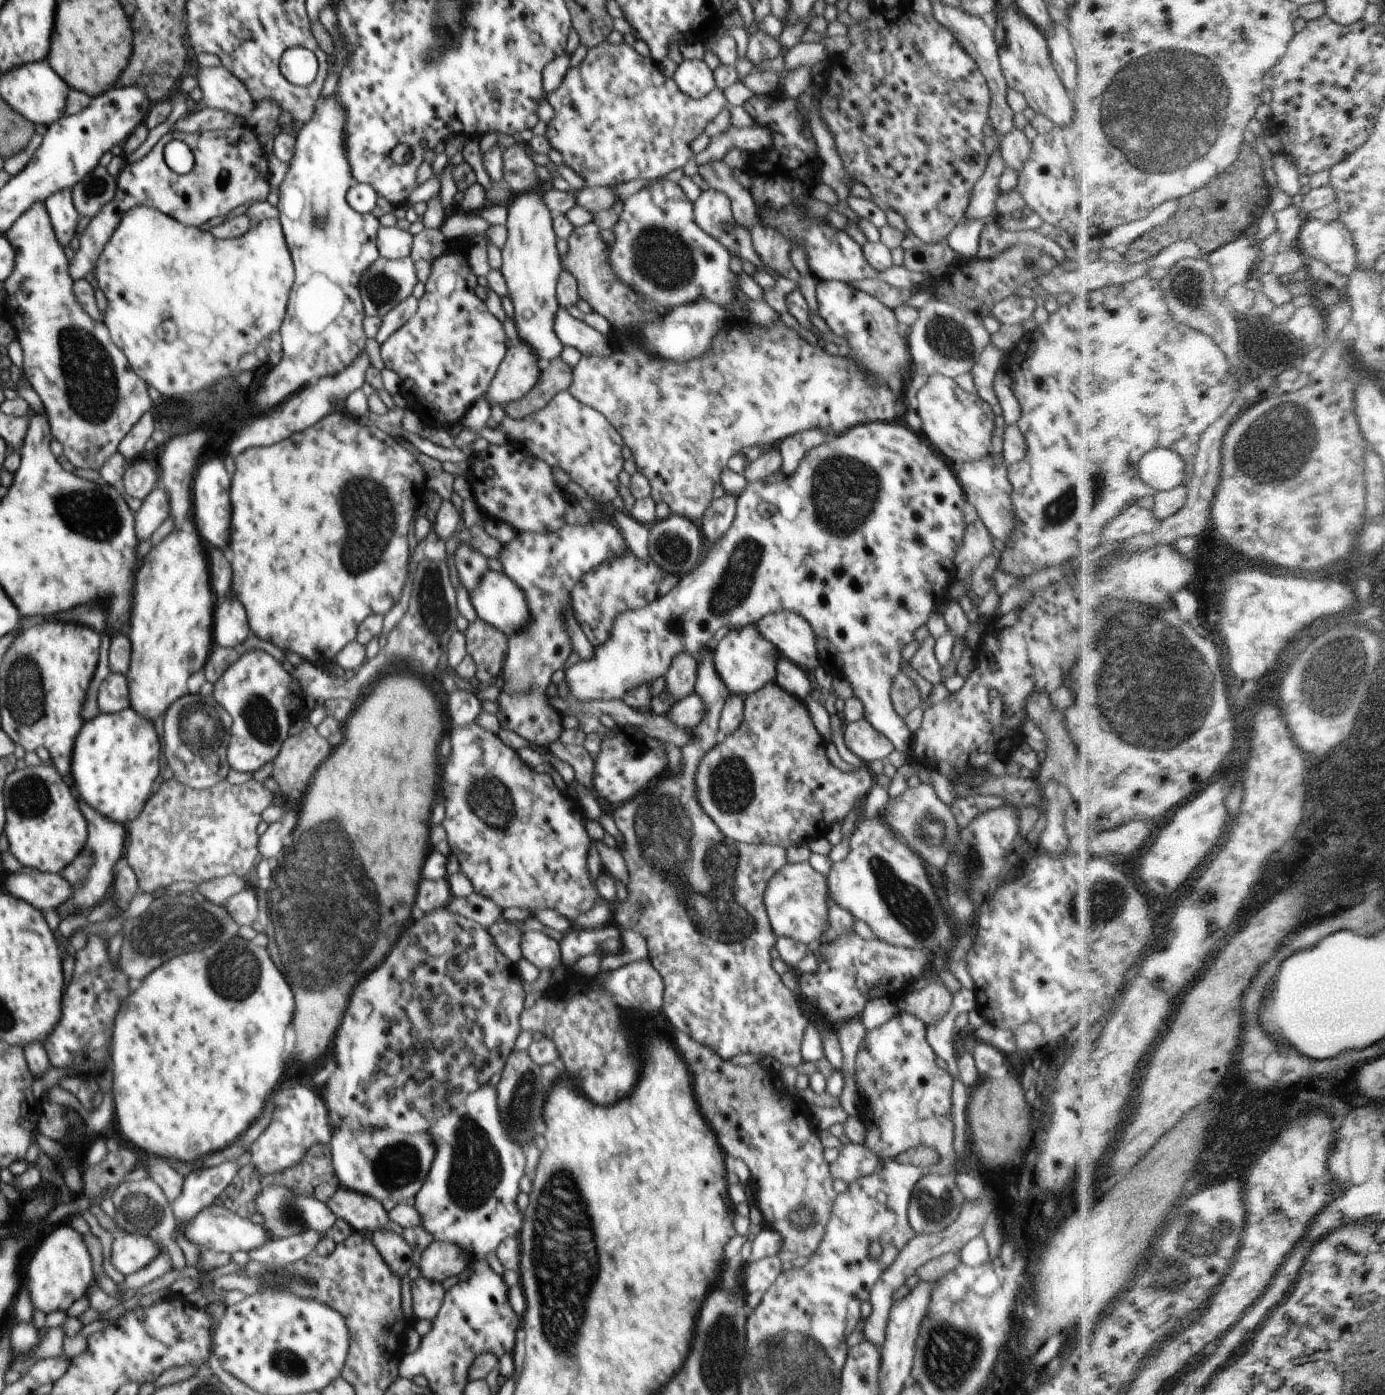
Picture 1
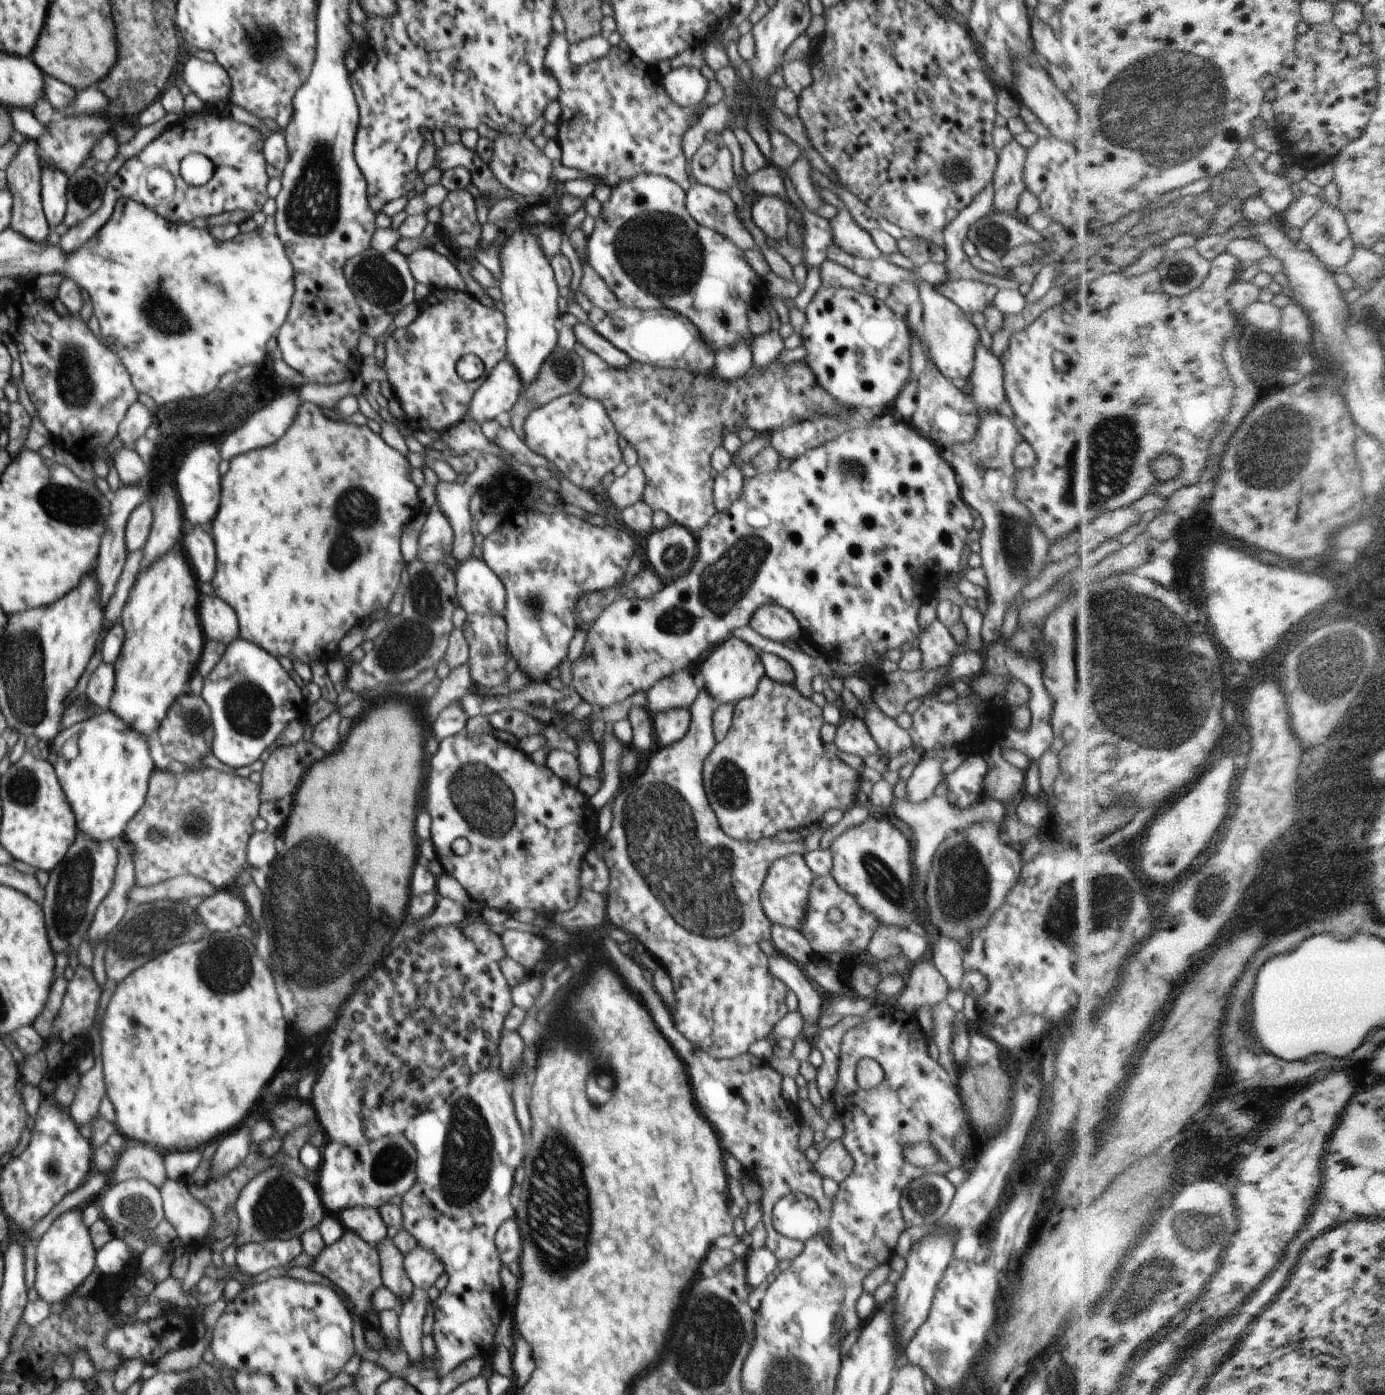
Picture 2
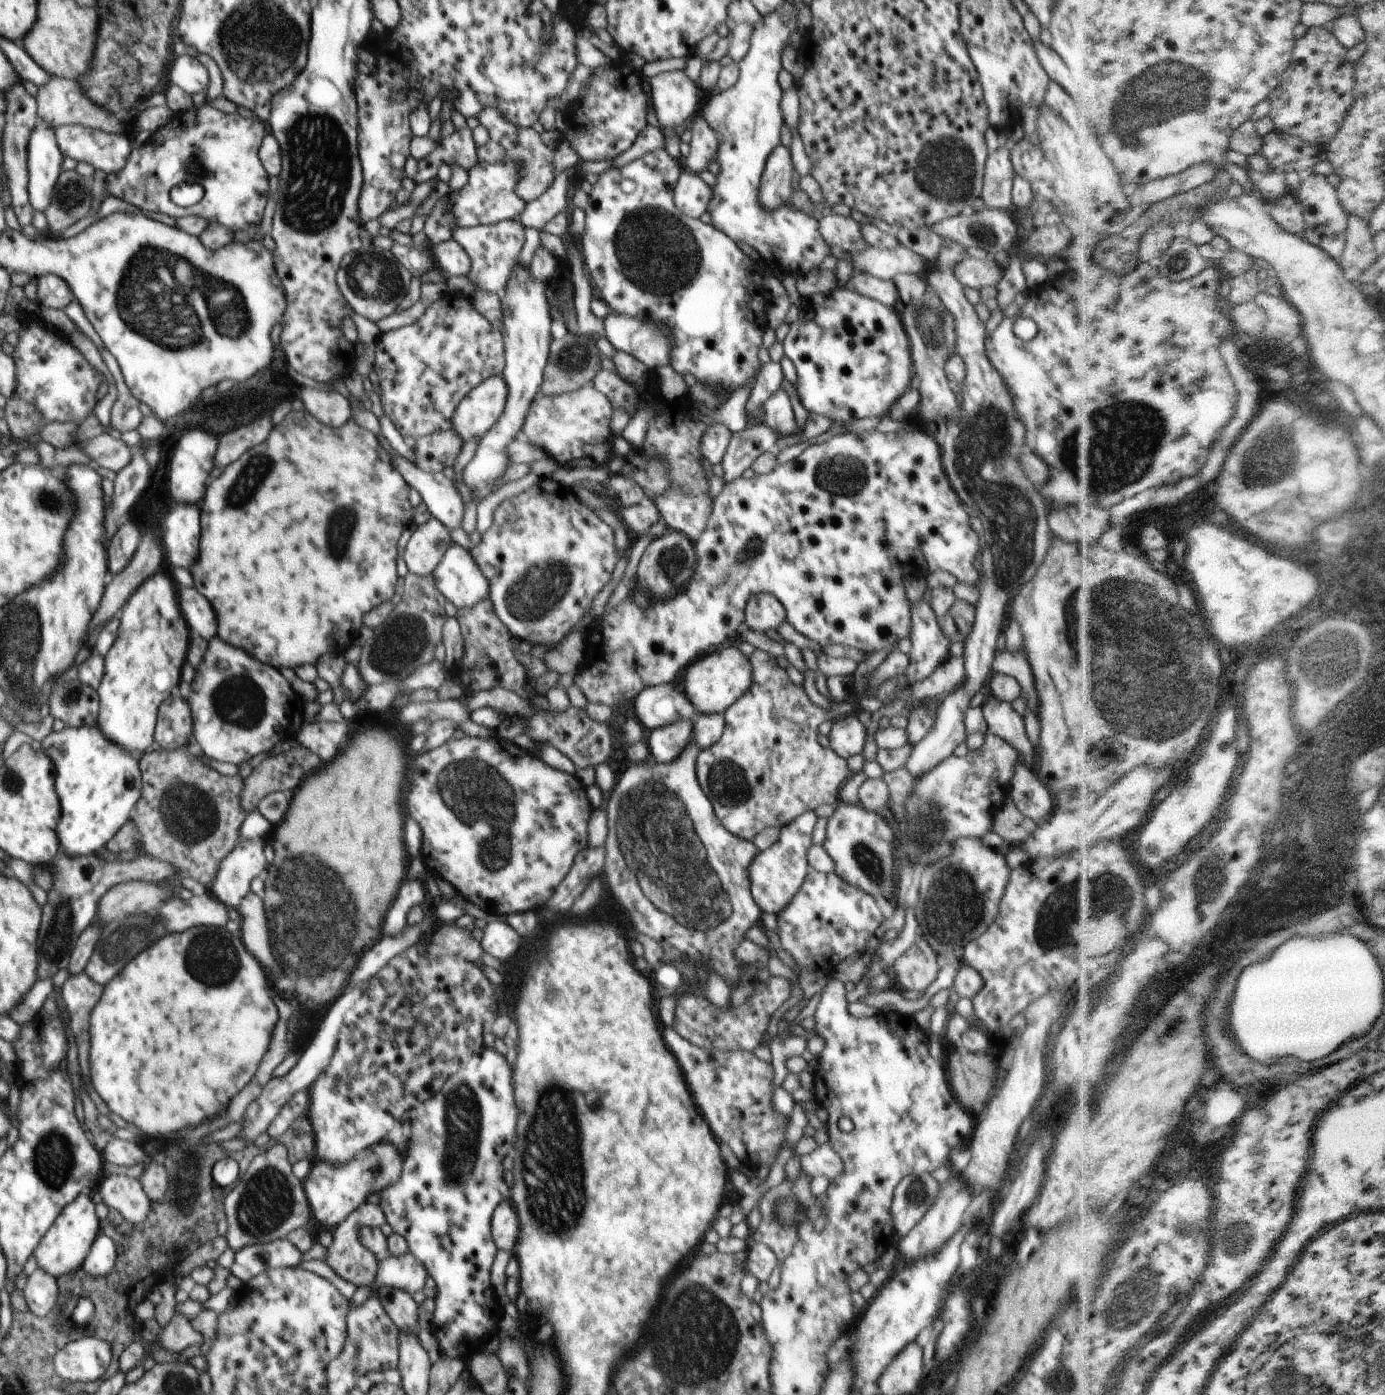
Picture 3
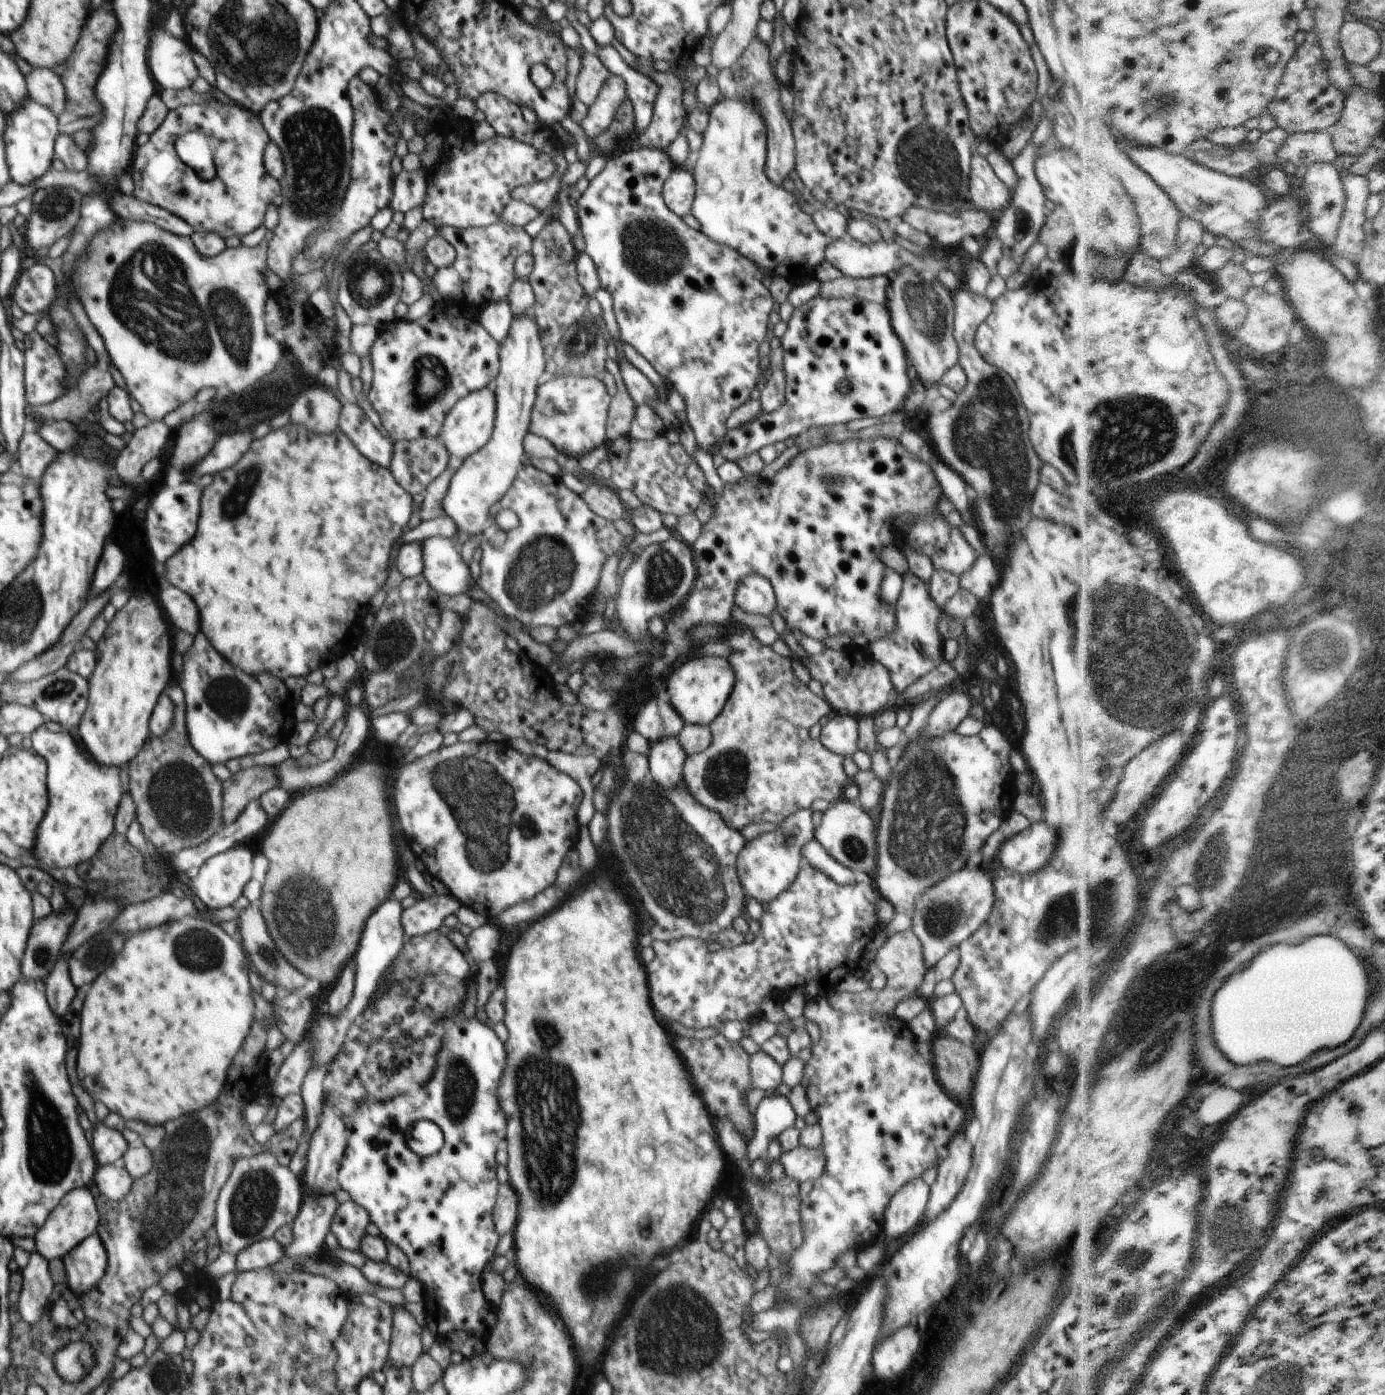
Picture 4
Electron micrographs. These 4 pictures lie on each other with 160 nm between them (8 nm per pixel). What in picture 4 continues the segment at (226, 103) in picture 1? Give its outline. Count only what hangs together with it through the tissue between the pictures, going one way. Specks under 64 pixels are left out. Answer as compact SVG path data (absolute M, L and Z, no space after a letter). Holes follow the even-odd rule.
M162 20L152 22L149 50L150 73L164 89L191 88L199 72L194 65L192 48L185 39L174 38Z

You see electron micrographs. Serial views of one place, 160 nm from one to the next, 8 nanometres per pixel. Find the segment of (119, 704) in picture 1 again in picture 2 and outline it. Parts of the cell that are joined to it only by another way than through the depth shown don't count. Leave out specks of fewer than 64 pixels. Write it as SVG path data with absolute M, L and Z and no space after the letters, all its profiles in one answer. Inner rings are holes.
M102 662L94 671L87 686L87 698L99 711L107 711L109 702L114 694L115 668L114 665Z

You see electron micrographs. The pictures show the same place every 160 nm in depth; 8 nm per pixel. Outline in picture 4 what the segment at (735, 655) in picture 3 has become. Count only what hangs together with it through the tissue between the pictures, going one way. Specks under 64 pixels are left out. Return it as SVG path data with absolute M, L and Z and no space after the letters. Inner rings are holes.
M692 656L667 678L665 686L670 702L685 724L709 726L720 715L735 688L734 670L730 662L720 656Z

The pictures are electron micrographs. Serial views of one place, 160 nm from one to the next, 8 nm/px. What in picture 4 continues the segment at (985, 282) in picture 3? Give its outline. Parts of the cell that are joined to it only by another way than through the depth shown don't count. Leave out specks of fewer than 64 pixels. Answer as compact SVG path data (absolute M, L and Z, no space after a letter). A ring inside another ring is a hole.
M846 233L842 238L831 241L825 250L825 260L830 262L834 268L838 268L844 276L852 278L873 277L880 275L889 275L901 271L904 267L908 266L915 270L916 274L919 274L924 269L928 268L928 264L932 264L932 272L939 273L942 269L952 270L954 274L962 280L963 264L960 260L942 260L938 262L934 256L928 256L928 254L915 255L902 248L895 242L878 242L870 244L862 244L854 237L851 237Z

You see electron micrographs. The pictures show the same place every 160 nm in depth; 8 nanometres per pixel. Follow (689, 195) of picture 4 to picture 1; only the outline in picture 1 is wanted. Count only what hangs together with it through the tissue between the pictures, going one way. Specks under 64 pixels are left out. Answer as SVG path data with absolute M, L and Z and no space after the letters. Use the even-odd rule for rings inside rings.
M709 186L693 203L693 213L696 224L723 244L732 257L762 266L752 244L751 232L736 222L730 197L725 192Z

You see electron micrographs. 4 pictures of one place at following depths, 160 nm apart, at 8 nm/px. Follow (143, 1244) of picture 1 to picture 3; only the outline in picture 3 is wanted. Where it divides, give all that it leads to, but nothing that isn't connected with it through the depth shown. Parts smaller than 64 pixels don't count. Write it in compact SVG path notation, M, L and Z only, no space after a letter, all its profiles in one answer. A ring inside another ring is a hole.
M98 1234L81 1268L84 1273L109 1276L116 1262L116 1244L110 1237Z

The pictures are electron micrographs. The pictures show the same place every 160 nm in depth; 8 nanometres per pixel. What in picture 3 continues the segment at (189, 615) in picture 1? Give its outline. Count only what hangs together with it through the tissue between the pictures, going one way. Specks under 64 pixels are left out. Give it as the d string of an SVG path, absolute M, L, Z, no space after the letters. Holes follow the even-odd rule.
M166 572L154 574L130 598L127 598L120 610L119 618L120 630L114 644L104 657L104 676L97 688L99 696L97 727L108 740L114 741L139 759L155 739L155 726L161 704L176 694L178 684L182 680L180 670L182 664L186 662L190 636L188 636L188 626L180 614L174 582Z

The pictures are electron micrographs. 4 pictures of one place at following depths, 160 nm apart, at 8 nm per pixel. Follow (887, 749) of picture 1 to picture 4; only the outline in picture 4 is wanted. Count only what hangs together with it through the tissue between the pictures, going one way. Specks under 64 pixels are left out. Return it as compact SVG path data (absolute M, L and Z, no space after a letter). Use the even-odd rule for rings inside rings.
M832 714L826 726L822 727L821 744L841 758L852 757L858 749L858 719L848 714Z

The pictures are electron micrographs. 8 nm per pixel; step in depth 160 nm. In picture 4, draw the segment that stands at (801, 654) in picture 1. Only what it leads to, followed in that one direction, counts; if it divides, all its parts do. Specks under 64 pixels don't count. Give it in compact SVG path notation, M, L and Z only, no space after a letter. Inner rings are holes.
M748 575L734 585L734 604L748 614L770 618L777 607L777 600L767 578Z

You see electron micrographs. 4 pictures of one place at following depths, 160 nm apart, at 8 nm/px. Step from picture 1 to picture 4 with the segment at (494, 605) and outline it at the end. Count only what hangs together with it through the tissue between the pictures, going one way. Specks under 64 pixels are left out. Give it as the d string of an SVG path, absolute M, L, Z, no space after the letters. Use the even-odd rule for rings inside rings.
M456 535L448 539L433 537L420 541L424 558L422 576L439 595L466 594L477 584L458 550L461 542L462 538Z

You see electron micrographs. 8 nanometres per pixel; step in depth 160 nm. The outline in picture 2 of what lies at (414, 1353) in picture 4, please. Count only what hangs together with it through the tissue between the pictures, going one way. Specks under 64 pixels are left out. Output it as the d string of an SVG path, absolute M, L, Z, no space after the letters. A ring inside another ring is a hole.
M386 1237L376 1245L381 1262L381 1279L383 1285L389 1288L402 1299L402 1304L409 1297L415 1286L405 1273L405 1255L400 1252L396 1243L390 1237Z

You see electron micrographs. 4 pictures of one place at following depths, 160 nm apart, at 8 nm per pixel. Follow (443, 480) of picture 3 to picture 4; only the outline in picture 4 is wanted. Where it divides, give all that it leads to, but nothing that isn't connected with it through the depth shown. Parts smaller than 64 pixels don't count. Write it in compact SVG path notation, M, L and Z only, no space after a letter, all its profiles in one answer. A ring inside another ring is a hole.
M353 400L342 401L338 428L348 436L348 440L362 456L388 469L394 454L393 443L380 434L370 418Z

